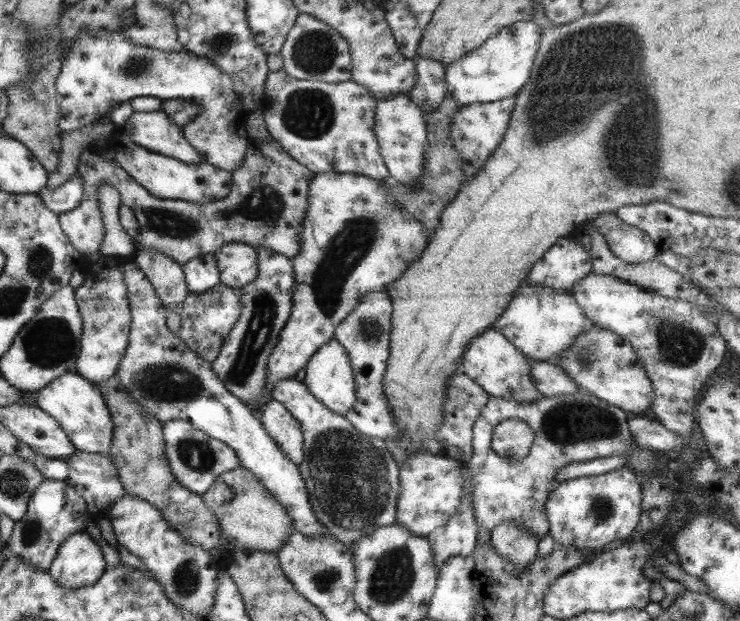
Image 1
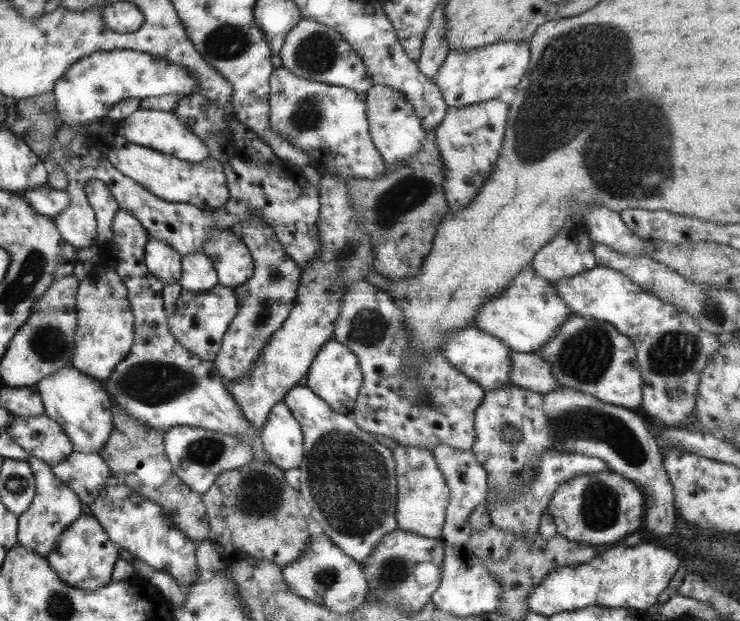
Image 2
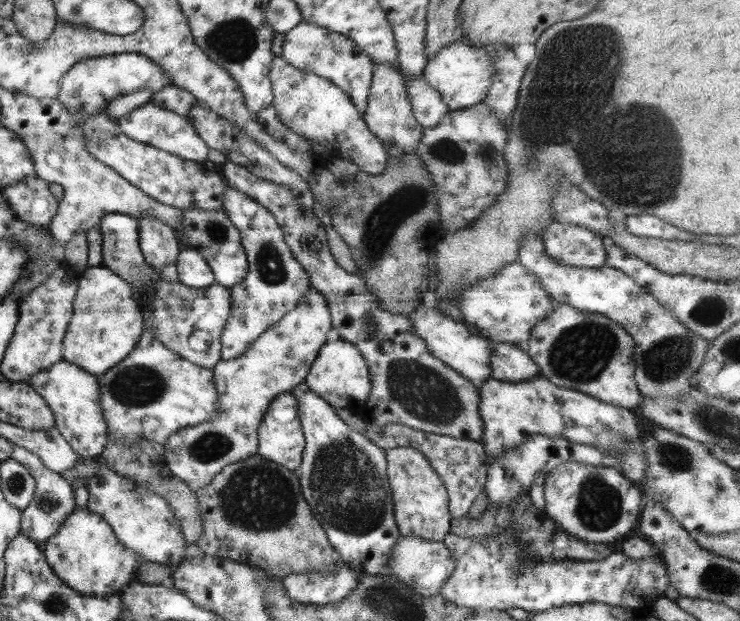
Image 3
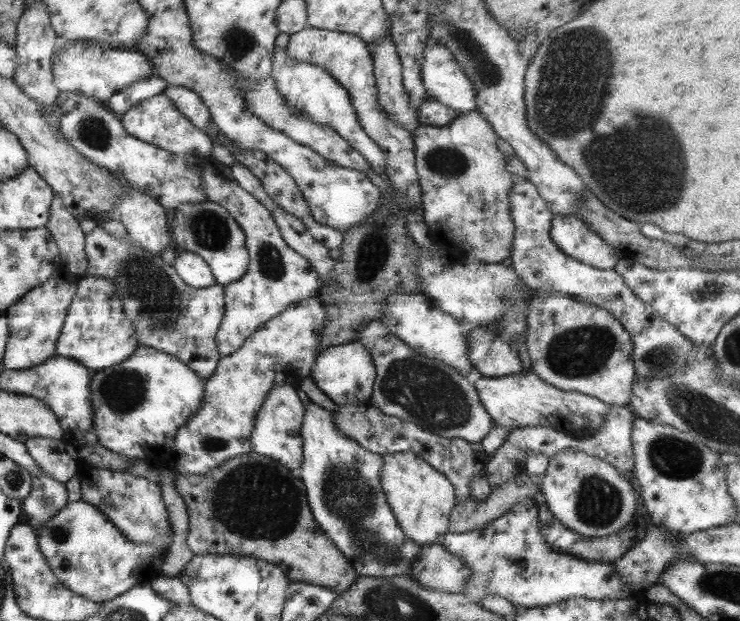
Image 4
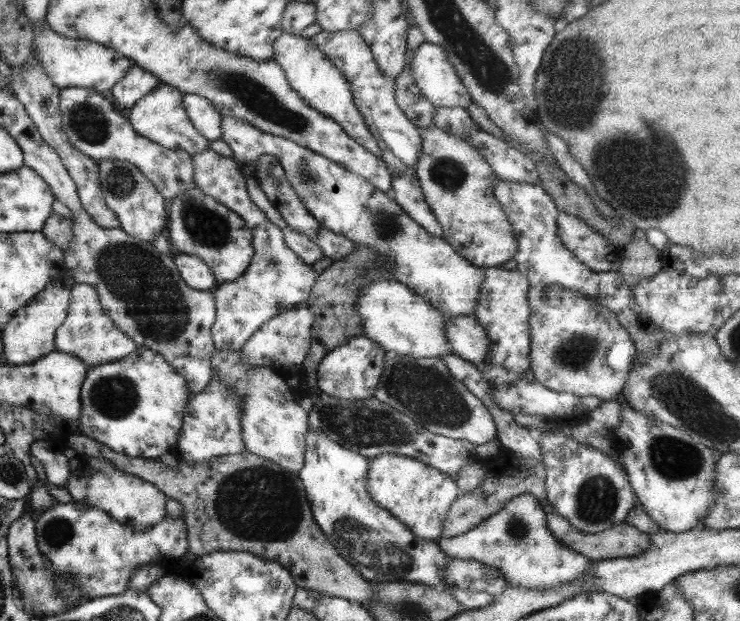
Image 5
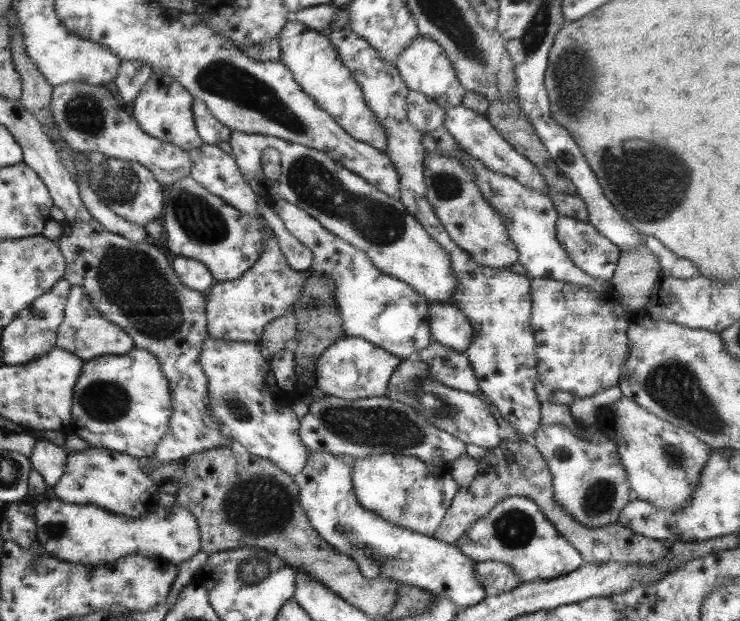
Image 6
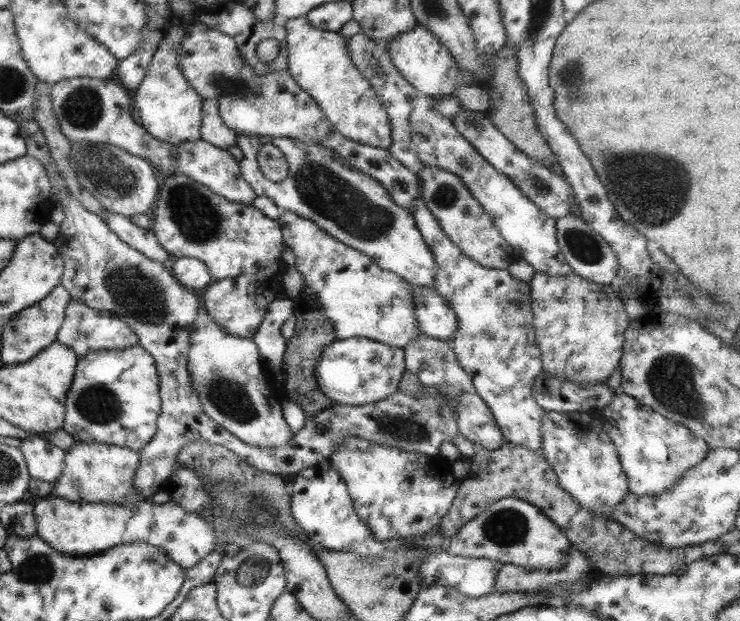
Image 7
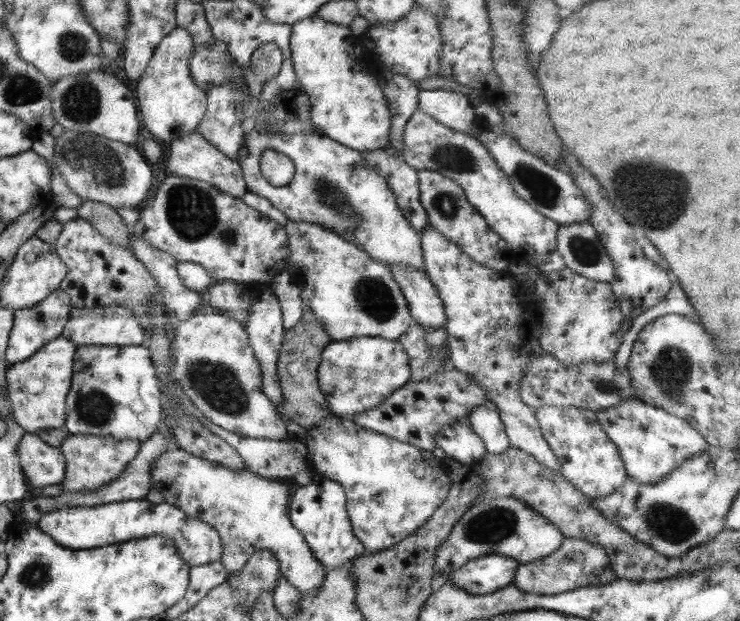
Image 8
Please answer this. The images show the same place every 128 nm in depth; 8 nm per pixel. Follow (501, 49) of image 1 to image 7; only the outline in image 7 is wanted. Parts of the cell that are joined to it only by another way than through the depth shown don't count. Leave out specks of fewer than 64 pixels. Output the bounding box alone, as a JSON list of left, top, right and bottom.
[383,24,460,97]

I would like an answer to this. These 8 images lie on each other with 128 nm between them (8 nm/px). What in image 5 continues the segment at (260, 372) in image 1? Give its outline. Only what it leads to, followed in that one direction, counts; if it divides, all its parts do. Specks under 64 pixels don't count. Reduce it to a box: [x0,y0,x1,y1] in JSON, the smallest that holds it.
[192,149,317,351]

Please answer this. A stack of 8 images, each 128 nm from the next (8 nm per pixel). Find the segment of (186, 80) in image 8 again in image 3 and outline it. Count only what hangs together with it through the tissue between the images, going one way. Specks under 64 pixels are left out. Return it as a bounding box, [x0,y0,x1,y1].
[115,102,209,162]

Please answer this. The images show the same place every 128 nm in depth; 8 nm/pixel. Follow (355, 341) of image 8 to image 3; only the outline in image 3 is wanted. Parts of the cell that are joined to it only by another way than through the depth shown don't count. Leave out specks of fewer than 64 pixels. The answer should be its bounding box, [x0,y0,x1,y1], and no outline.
[304,338,370,412]

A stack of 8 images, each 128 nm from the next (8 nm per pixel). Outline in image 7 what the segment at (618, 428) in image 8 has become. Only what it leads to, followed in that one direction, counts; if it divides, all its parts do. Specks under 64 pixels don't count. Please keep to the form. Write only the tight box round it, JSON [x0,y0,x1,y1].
[598,392,708,497]

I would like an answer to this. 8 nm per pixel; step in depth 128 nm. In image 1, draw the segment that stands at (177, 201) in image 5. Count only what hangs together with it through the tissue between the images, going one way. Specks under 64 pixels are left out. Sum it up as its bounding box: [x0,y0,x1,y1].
[213,242,257,290]

